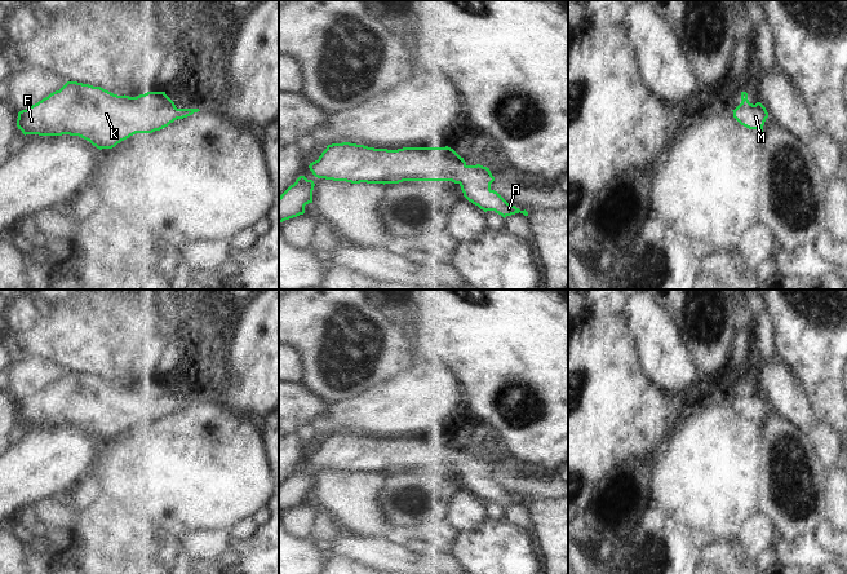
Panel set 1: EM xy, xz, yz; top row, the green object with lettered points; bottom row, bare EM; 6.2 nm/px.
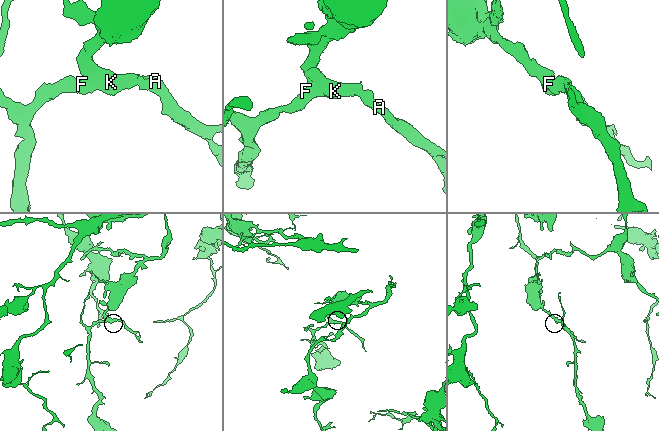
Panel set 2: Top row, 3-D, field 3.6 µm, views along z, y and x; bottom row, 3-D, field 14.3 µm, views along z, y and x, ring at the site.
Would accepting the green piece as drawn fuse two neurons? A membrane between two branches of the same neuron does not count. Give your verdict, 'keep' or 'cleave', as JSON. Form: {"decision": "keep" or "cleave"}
{"decision": "keep"}

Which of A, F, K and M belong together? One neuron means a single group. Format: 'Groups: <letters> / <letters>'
Groups: A F K M.

